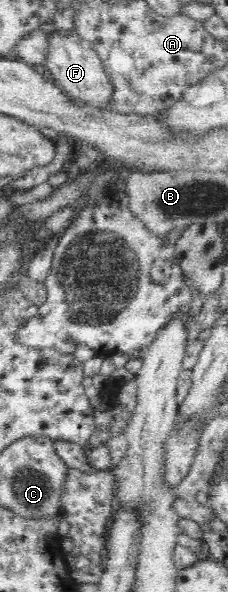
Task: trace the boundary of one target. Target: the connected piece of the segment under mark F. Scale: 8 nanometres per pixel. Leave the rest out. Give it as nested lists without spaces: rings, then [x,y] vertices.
[[[56,29],[49,34],[48,42],[49,55],[47,55],[44,71],[49,74],[63,94],[75,102],[106,107],[112,96],[114,85],[90,43],[81,38],[76,31],[63,33]]]

